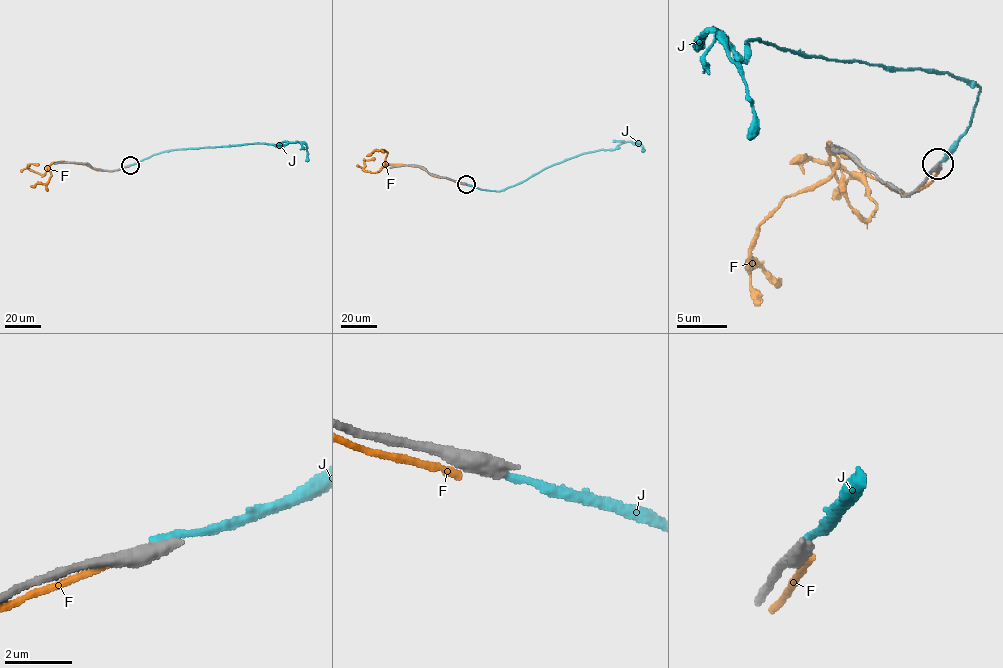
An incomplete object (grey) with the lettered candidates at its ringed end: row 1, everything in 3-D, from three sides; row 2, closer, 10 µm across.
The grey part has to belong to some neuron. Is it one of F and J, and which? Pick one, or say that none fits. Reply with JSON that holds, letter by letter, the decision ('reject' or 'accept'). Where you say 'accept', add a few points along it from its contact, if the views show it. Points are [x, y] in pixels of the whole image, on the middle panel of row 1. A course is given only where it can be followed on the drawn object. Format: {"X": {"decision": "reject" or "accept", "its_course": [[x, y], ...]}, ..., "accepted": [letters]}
{"F": {"decision": "reject"}, "J": {"decision": "reject"}, "accepted": []}

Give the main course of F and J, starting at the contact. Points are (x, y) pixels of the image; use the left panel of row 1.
F: (127, 166), (101, 170), (83, 163), (53, 162), (43, 175), (28, 167), (29, 164), (39, 165)
J: (129, 165), (172, 150), (253, 143), (279, 147), (286, 141), (303, 142), (307, 161)

